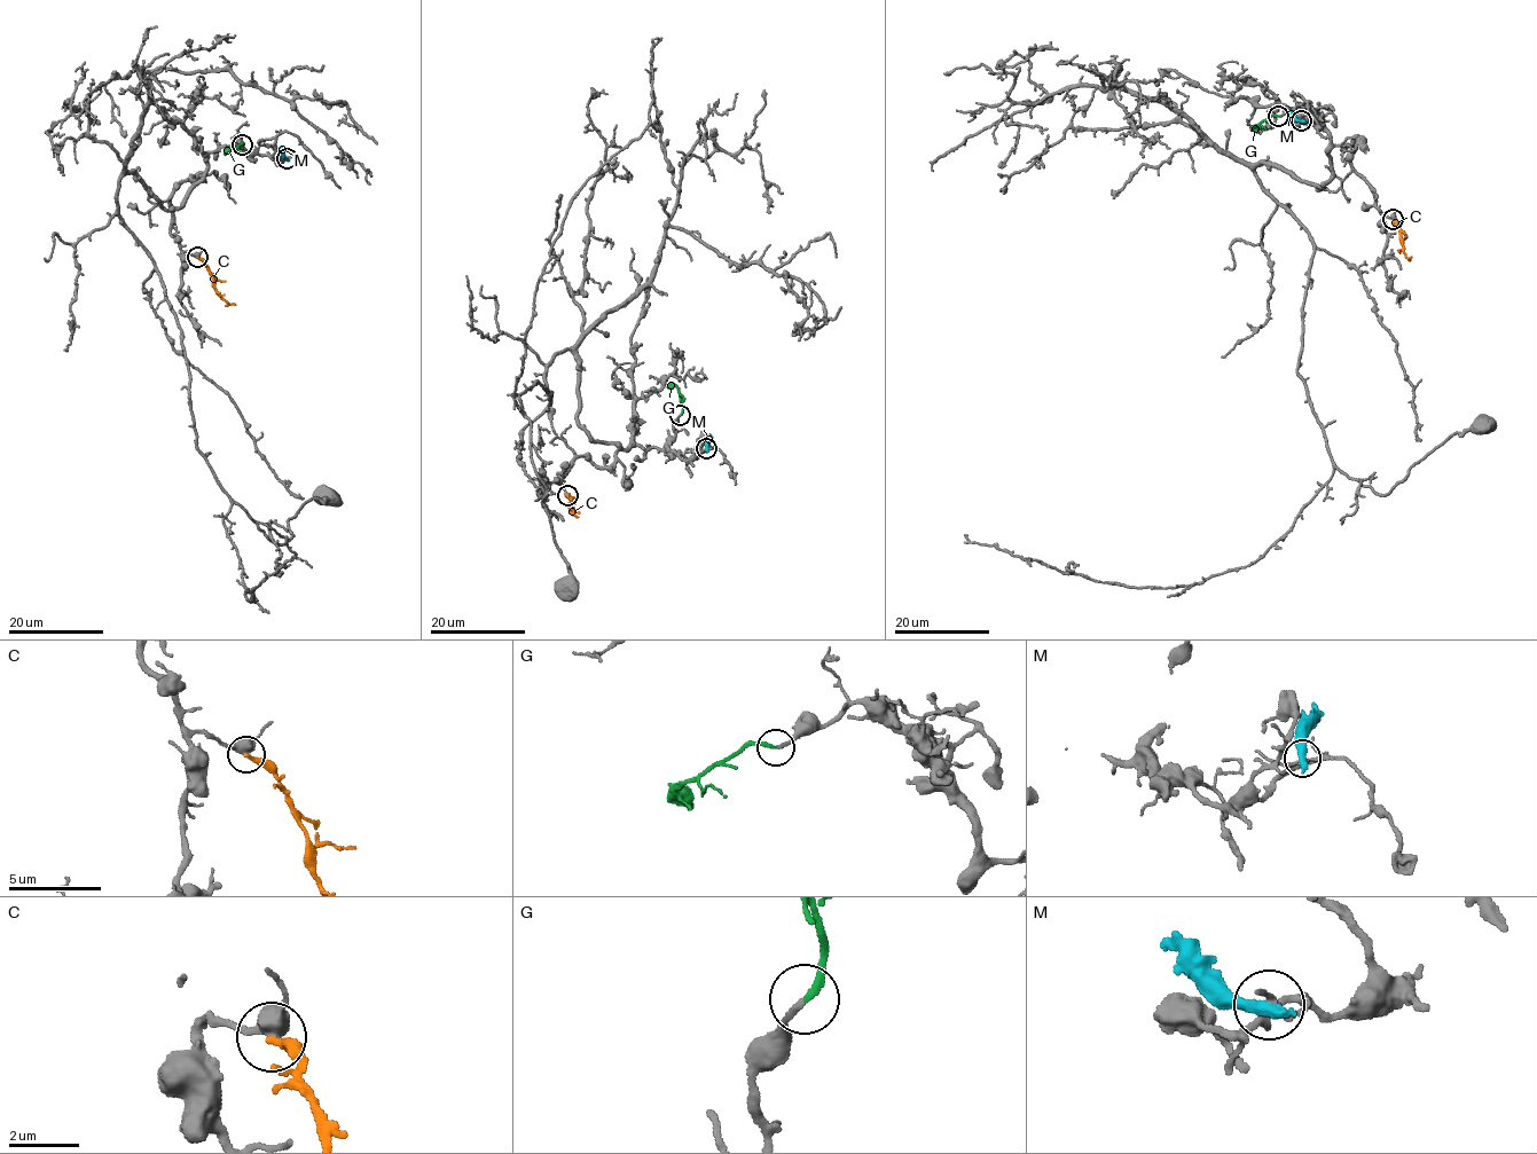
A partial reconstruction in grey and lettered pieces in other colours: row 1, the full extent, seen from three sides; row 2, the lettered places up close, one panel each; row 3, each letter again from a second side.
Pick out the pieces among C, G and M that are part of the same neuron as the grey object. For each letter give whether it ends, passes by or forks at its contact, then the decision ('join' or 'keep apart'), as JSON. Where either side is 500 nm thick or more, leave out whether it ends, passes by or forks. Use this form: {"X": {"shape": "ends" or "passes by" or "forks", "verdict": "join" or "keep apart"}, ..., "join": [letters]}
{"C": {"shape": "ends", "verdict": "keep apart"}, "G": {"shape": "ends", "verdict": "join"}, "M": {"shape": "ends", "verdict": "keep apart"}, "join": ["G"]}

